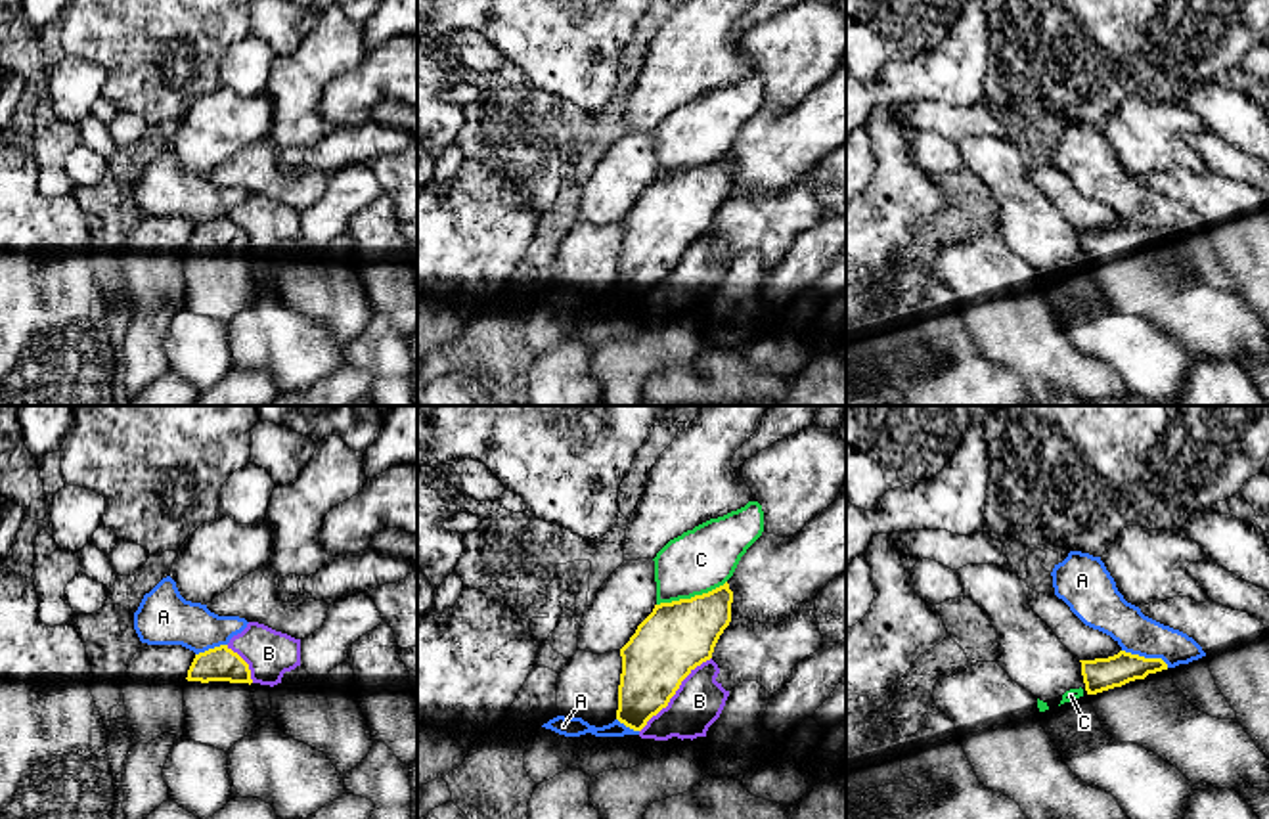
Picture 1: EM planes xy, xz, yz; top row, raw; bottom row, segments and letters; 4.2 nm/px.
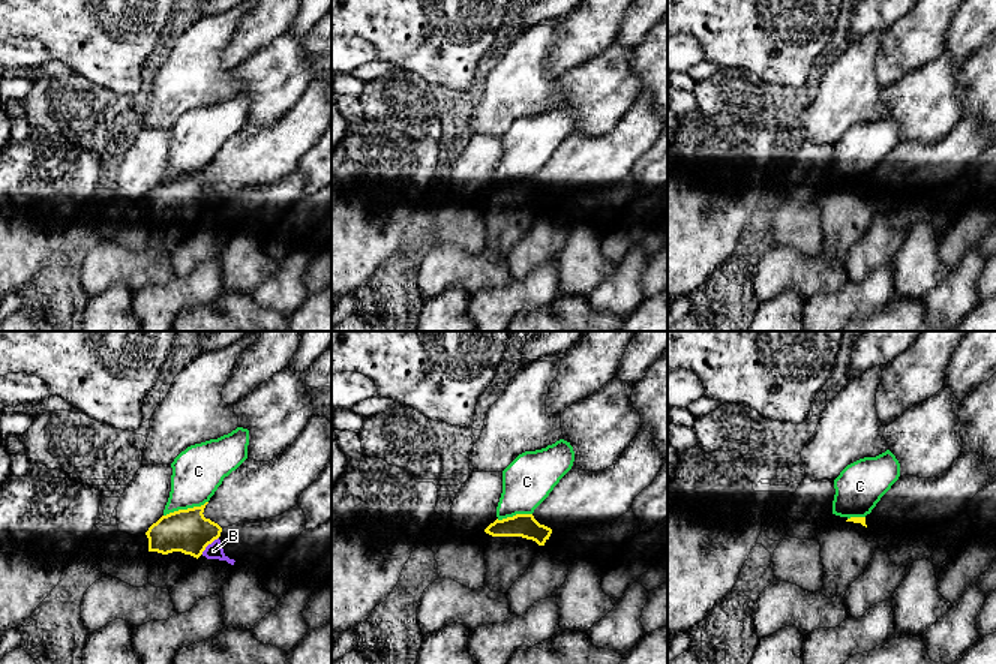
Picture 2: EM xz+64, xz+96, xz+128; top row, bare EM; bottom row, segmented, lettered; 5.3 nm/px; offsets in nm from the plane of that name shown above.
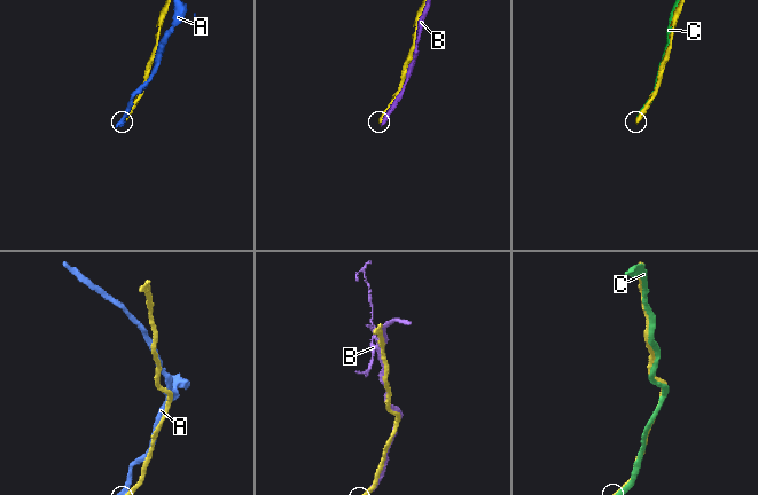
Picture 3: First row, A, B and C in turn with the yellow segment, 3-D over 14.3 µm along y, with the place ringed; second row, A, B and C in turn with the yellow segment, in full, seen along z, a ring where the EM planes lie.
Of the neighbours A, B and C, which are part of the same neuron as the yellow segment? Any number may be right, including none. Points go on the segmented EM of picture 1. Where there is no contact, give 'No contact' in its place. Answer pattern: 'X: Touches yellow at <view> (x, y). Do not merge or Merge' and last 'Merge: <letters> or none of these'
A: Touches yellow at yz (1143, 657). Do not merge
B: Touches yellow at xz (674, 693). Do not merge
C: Touches yellow at xz (691, 597). Do not merge
Merge: none of these

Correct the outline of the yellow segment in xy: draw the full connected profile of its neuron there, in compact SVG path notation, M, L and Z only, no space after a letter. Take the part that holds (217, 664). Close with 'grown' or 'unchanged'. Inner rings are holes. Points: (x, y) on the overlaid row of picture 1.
M228 645L195 654L184 681L184 735L228 752L258 718L249 664Z; grown

